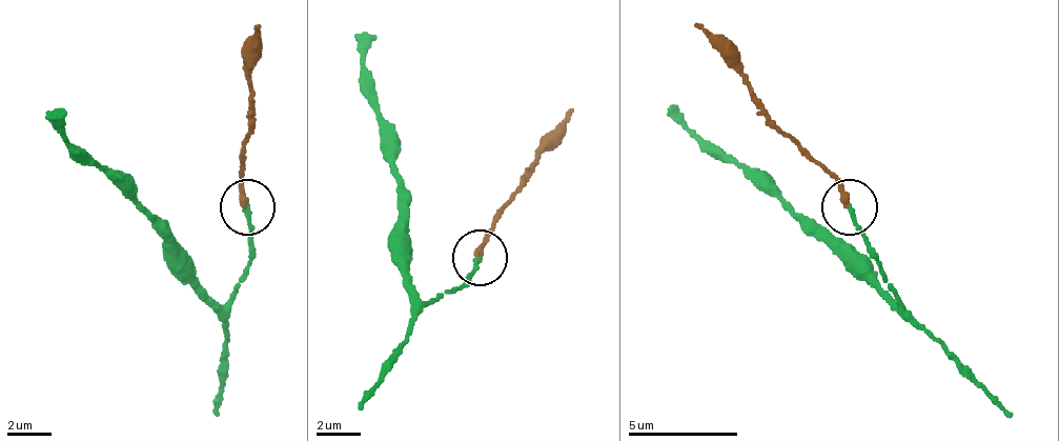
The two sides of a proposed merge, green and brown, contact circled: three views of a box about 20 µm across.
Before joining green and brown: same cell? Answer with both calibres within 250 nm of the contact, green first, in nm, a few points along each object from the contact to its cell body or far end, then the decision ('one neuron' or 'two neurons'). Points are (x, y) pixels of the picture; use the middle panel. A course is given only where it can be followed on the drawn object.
200 nm thick on the green side, 300 nm on the other; green runs (481, 256), (468, 279), (432, 301), (419, 296), (399, 262), (409, 201), (378, 118), (371, 73), (354, 34); brown runs (482, 256), (485, 234), (533, 173), (546, 139), (573, 111); one neuron

